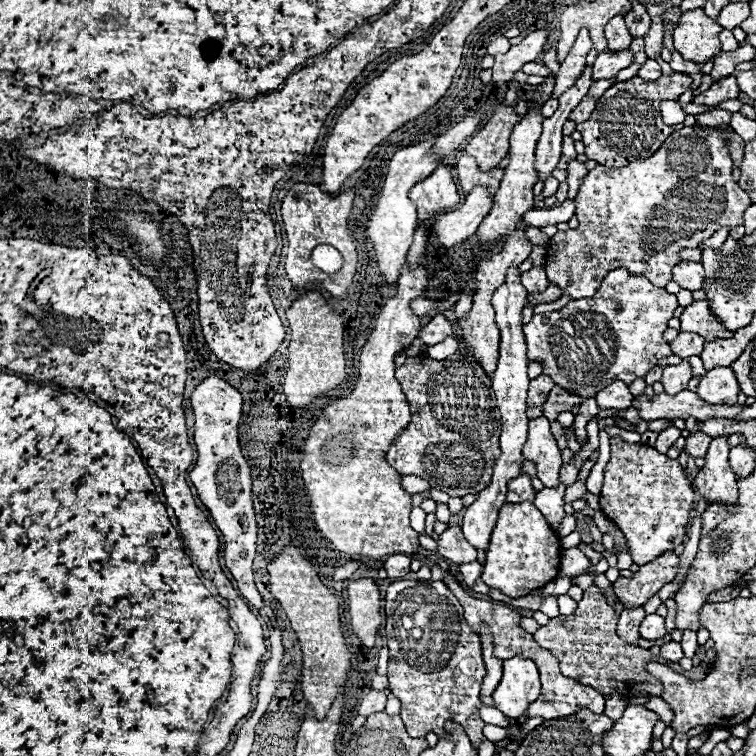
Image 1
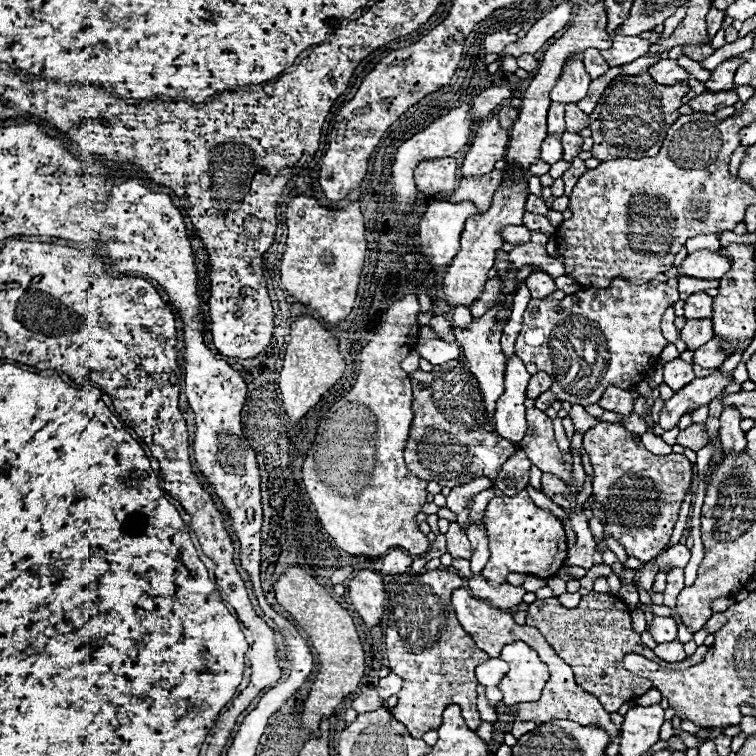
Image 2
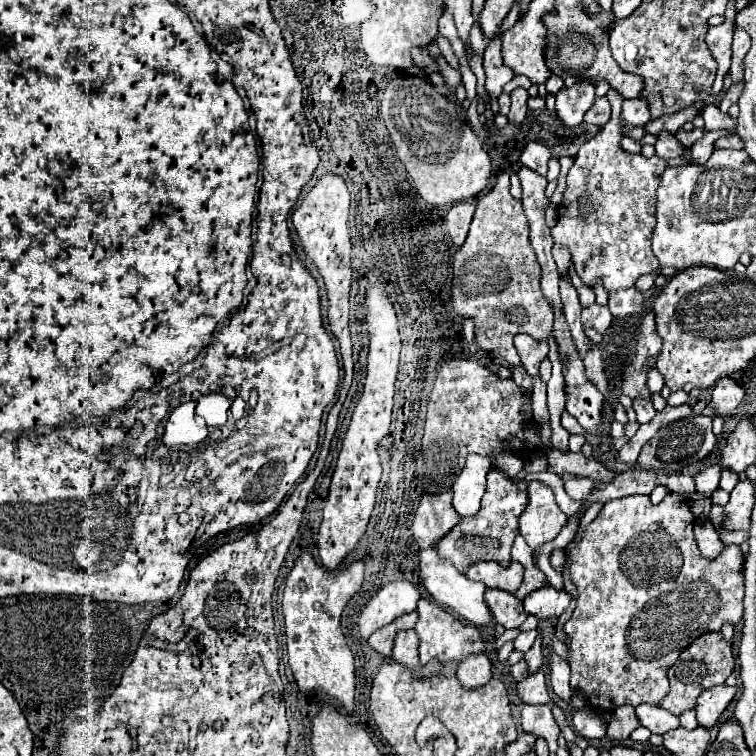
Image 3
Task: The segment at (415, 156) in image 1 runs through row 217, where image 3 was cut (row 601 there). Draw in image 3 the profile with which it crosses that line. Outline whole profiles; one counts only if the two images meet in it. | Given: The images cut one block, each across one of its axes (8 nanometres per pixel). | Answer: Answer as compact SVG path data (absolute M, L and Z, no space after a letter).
M408 580L388 582L360 612L358 628L364 638L370 638L372 632L386 626L394 618L416 610L420 590Z

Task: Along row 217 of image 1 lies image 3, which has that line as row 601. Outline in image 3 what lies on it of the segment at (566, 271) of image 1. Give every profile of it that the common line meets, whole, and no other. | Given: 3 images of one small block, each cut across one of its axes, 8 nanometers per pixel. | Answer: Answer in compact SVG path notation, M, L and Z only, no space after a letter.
M668 492L666 500L656 504L656 506L650 502L648 494L630 494L630 496L624 496L624 498L606 502L602 506L602 510L598 512L598 516L586 526L582 542L576 548L570 550L570 572L572 572L572 582L578 590L578 600L576 600L576 608L572 612L572 618L564 624L564 632L570 636L570 642L568 642L568 648L570 648L568 664L572 668L570 686L584 690L584 694L588 696L588 702L596 710L616 710L622 704L630 704L630 706L658 704L658 700L662 700L668 694L668 670L676 662L680 652L686 646L690 646L690 642L694 642L694 638L698 638L706 632L720 632L726 622L736 626L742 620L742 616L744 616L744 608L742 608L742 600L744 600L744 574L742 574L744 554L738 546L730 544L730 546L722 548L718 558L714 558L714 560L704 558L698 550L696 540L694 540L694 522L696 522L696 514L690 508L690 500L682 494Z

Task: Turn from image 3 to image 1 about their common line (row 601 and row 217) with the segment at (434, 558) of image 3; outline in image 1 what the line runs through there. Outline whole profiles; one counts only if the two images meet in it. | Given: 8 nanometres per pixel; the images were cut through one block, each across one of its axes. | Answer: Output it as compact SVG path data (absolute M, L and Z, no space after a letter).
M478 186L464 198L464 202L456 210L437 214L431 229L442 248L454 248L456 244L472 238L484 216L490 212L492 204L494 202L488 190Z

